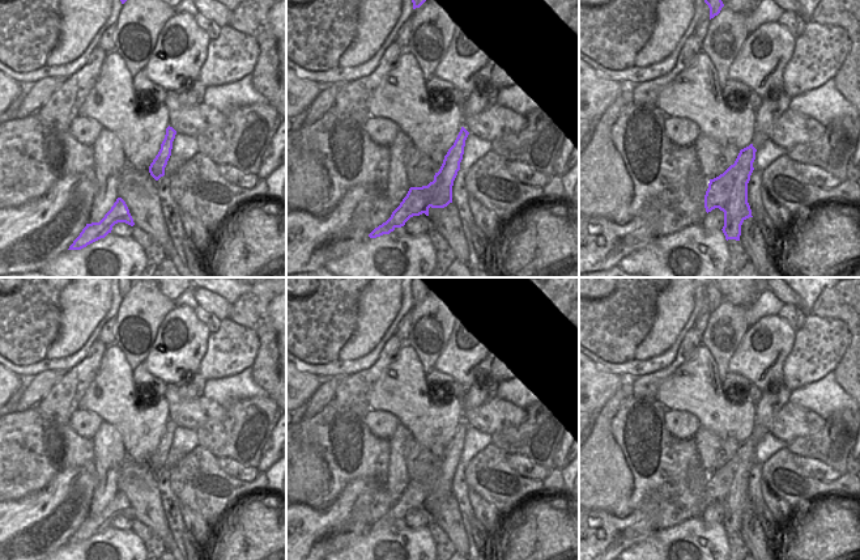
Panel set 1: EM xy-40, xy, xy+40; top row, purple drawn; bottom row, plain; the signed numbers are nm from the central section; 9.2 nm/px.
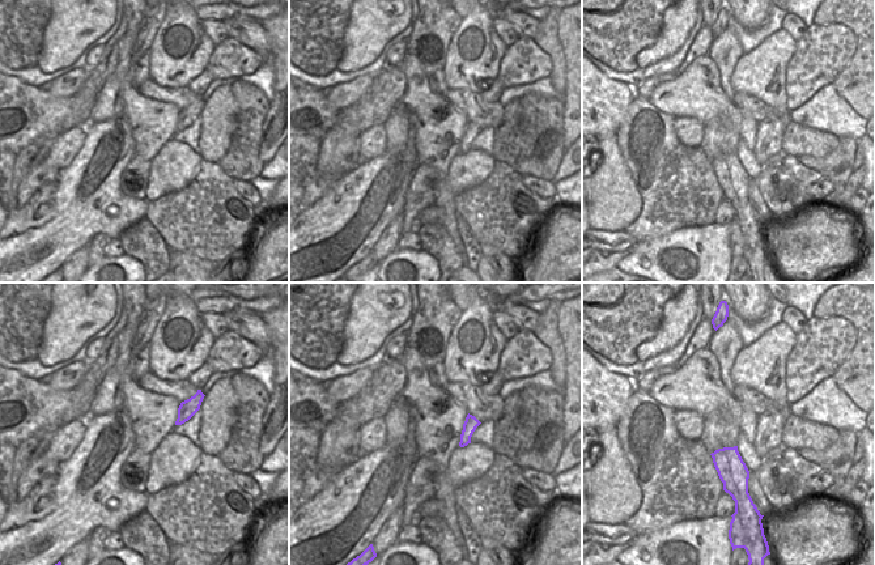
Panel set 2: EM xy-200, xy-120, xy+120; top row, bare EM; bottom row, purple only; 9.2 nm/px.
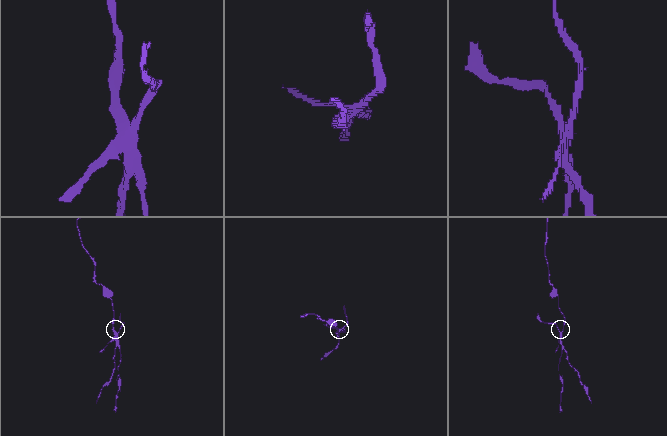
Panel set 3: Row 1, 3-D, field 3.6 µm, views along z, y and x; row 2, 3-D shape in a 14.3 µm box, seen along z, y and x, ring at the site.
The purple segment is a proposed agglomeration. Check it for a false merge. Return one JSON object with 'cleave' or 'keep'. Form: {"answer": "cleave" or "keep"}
{"answer": "cleave"}

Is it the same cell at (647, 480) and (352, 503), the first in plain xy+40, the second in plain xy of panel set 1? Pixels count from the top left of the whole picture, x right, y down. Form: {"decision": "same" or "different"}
{"decision": "different"}

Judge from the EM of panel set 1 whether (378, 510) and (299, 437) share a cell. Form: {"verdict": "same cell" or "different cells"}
{"verdict": "same cell"}

